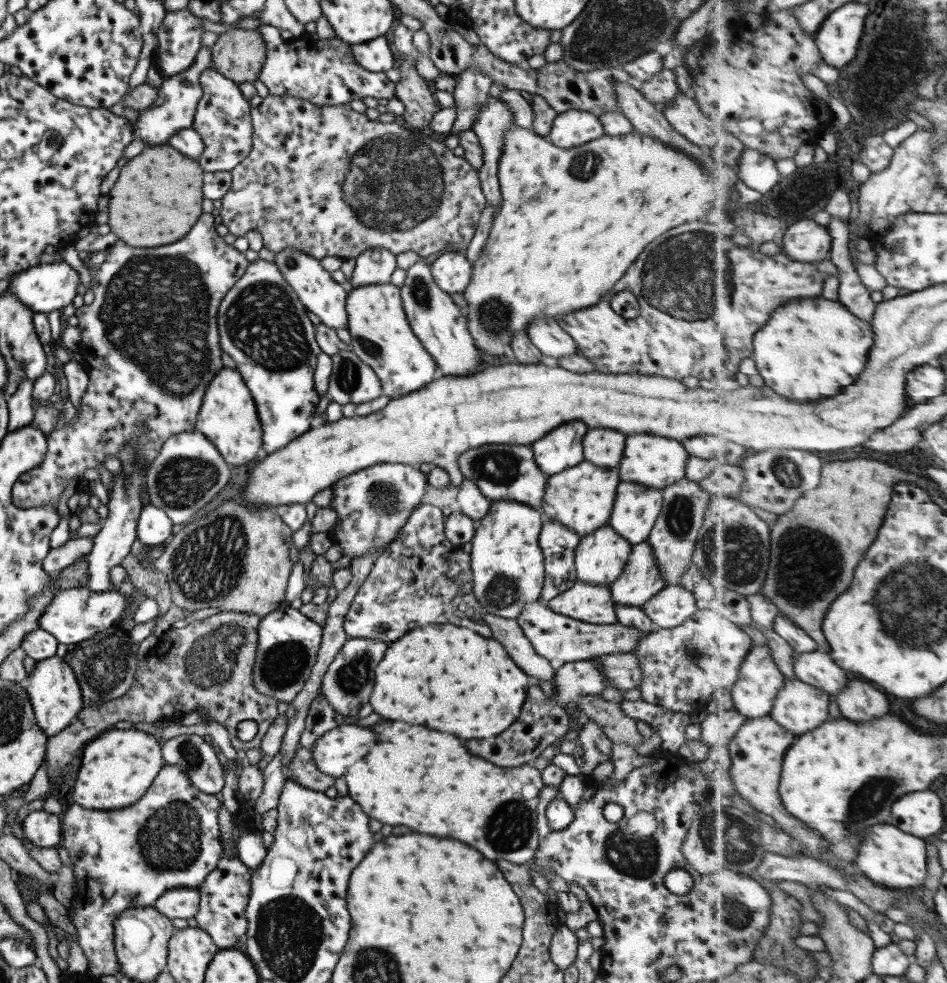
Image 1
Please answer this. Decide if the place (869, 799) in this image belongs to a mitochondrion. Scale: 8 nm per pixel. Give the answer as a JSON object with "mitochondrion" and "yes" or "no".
{"mitochondrion":"yes"}

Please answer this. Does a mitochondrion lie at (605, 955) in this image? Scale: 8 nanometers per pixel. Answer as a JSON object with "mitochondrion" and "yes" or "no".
{"mitochondrion":"no"}

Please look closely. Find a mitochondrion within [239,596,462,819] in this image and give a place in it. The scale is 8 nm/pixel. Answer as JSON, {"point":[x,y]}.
{"point":[283,664]}

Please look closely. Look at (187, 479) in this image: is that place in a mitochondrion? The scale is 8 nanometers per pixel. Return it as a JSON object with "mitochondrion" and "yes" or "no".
{"mitochondrion":"yes"}

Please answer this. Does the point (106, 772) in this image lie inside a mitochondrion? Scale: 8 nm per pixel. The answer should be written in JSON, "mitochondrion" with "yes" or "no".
{"mitochondrion":"no"}

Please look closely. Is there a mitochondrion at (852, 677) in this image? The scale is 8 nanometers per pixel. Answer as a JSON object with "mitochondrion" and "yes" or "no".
{"mitochondrion":"no"}

